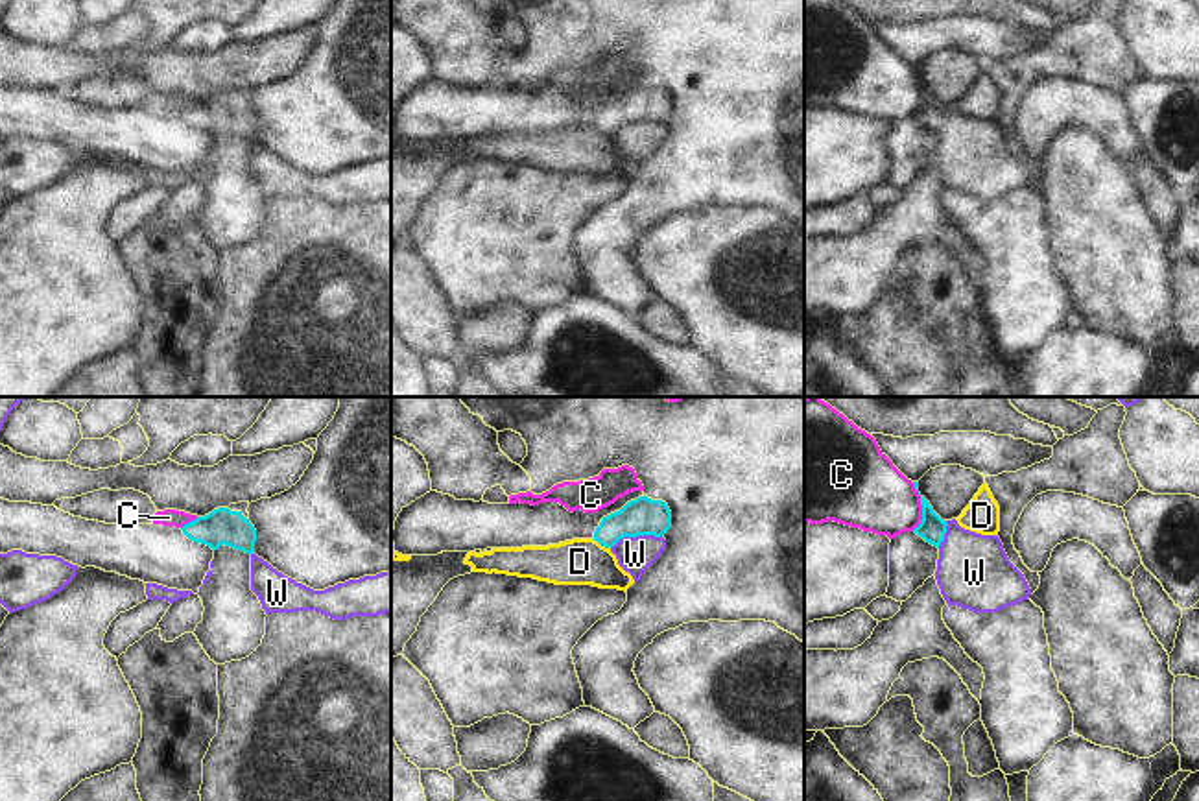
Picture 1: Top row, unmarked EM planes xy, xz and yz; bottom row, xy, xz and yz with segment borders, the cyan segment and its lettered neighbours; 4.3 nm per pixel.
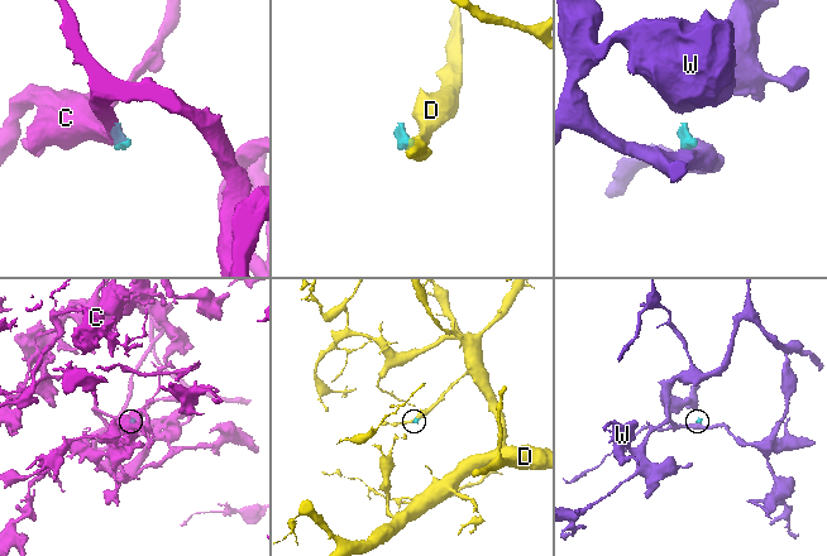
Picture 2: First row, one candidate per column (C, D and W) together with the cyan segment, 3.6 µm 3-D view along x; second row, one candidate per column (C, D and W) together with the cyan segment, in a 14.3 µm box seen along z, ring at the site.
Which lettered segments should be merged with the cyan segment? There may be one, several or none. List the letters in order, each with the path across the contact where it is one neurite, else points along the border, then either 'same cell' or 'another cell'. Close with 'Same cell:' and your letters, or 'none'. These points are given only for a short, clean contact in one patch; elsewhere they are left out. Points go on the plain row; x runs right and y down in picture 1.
C: border along yz (912, 69), (921, 93), (921, 109), (914, 117); another cell
D: border along xz (593, 126), (609, 135); another cell
W: border along xz (661, 122), (624, 122), (611, 135); another cell
Same cell: none

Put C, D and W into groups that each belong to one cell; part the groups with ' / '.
C / D / W

